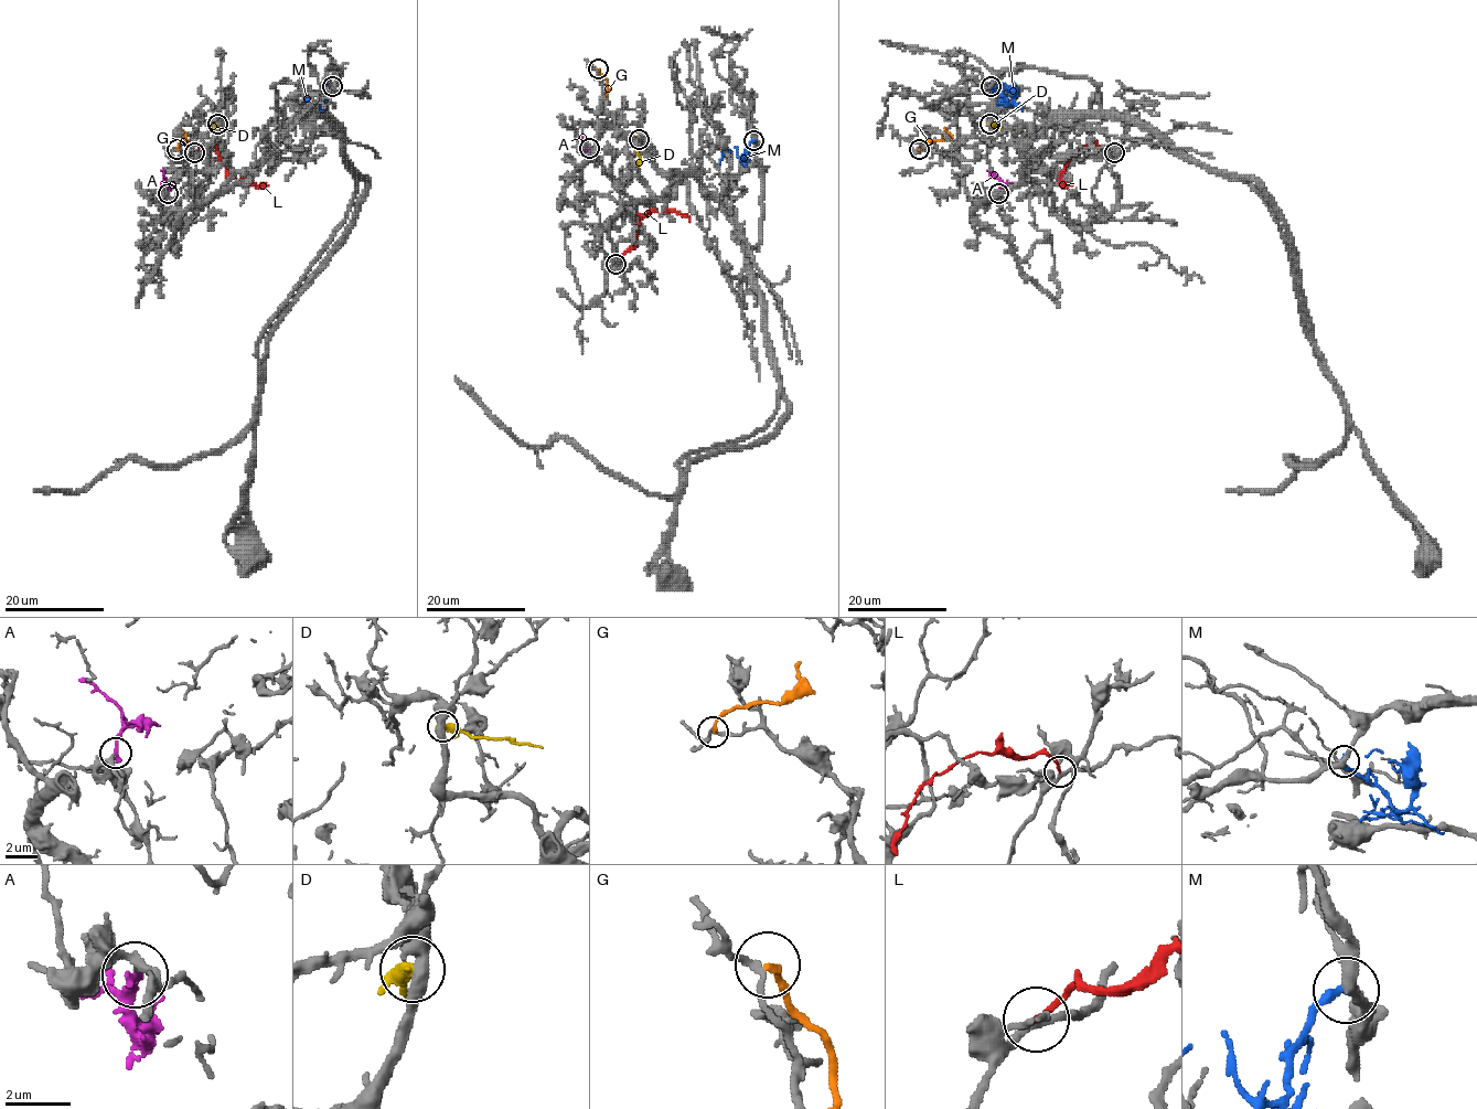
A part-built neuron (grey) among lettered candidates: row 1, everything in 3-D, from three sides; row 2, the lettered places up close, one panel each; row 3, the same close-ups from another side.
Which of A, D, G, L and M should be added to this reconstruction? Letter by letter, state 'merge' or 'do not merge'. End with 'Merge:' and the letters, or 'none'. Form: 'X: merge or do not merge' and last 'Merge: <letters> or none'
A: merge
D: do not merge
G: do not merge
L: do not merge
M: do not merge
Merge: A

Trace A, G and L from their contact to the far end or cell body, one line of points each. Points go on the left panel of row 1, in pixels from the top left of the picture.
A: (168, 193), (160, 170)
G: (177, 150), (186, 140), (180, 127)
L: (194, 152), (200, 146), (215, 146), (221, 164), (229, 176), (268, 185)

